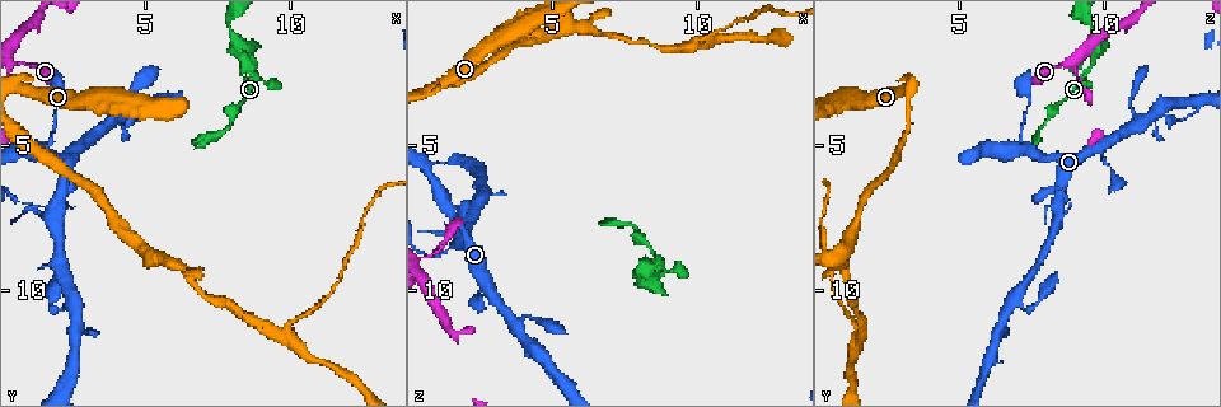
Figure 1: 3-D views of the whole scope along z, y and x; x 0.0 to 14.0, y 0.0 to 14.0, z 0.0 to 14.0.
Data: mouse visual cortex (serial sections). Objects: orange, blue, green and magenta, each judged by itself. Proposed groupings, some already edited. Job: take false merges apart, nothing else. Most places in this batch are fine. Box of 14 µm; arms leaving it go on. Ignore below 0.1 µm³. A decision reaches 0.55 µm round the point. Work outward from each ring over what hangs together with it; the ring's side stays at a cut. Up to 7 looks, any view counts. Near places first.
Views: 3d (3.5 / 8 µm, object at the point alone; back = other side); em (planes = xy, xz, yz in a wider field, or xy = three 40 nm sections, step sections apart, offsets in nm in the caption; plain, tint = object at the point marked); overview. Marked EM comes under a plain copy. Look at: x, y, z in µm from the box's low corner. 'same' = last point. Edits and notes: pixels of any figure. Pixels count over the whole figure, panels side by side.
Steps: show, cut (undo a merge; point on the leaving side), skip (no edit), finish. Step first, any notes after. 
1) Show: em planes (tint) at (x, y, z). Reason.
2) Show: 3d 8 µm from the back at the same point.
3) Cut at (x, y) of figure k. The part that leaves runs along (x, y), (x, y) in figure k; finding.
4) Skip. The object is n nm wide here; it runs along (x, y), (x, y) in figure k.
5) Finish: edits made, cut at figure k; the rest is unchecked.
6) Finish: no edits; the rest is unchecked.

Show: 3d 8 µm at (1.9, 7.4, 8.4). Branch point.

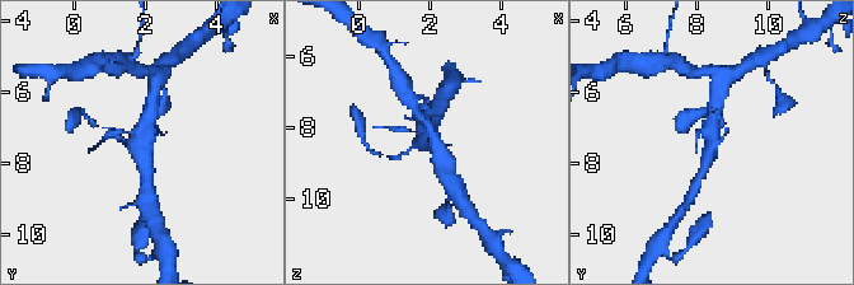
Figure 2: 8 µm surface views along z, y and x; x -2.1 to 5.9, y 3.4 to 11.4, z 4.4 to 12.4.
Show: 3d 3.5 µm at (1.9, 7.3, 8.4). Closer look.

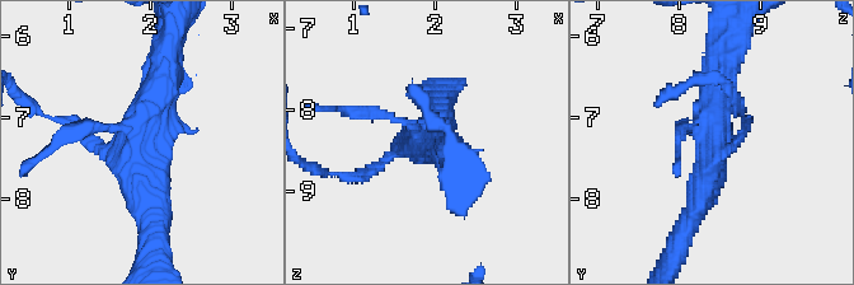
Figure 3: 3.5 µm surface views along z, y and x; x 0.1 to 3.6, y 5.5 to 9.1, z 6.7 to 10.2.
Show: em xy step 2 (tint) at (1.85, 7.35, 8.40).

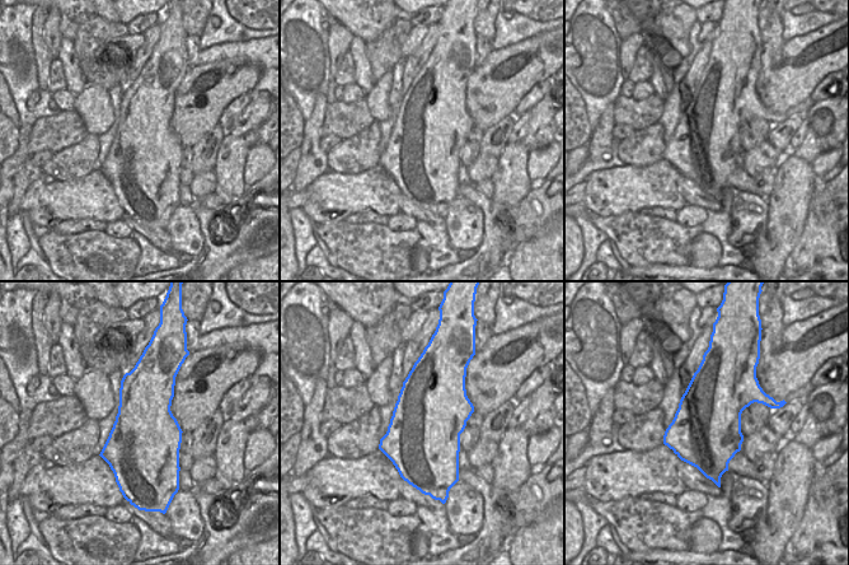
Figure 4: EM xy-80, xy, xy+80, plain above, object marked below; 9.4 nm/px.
Skip. One cell here.

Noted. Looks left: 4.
Show: 3d 3.5 µm at (8.4, 2.0, 9.6). Thick turns thin.

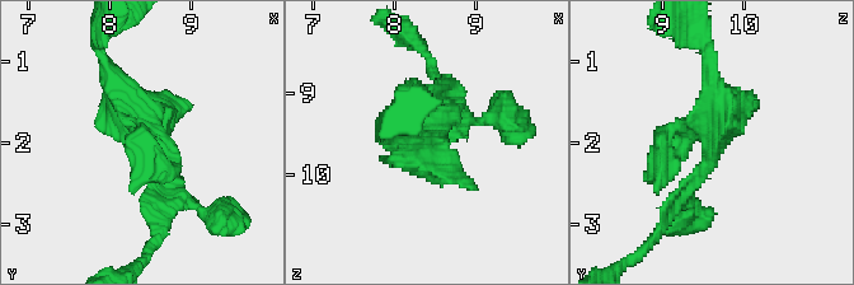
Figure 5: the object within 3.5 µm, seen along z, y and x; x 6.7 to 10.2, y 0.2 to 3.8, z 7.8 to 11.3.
Show: em planes (tint) at the same point.

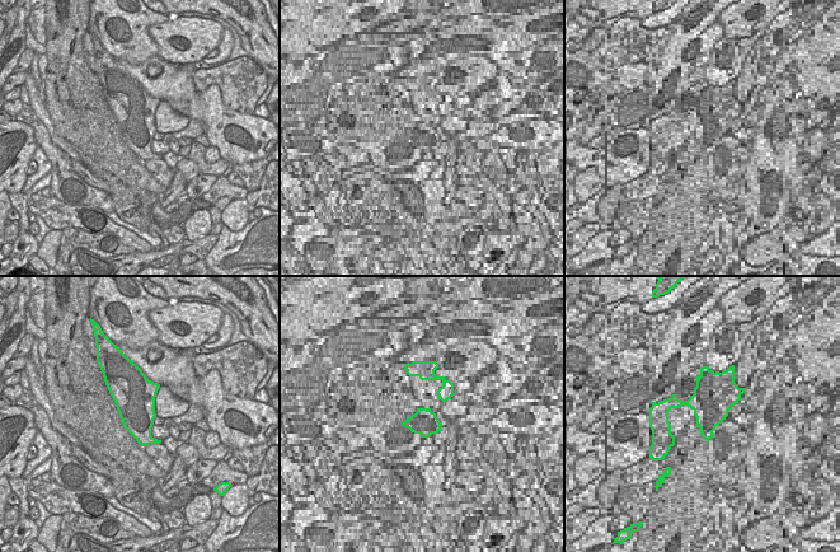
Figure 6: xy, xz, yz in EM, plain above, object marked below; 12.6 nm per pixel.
Show: em xy step 3 (tint) at the same point. Another direction.

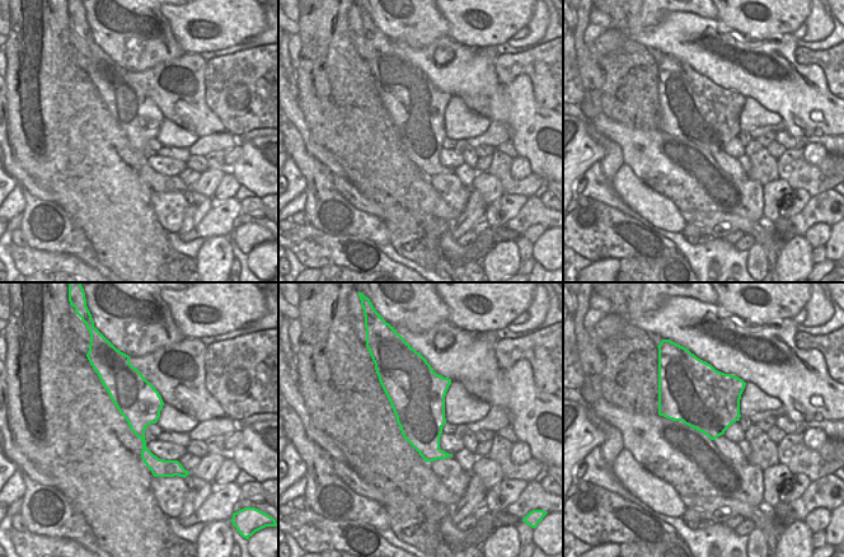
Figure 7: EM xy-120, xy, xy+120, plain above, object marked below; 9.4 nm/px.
Skip. It runs along (167, 215), (144, 126), (108, 71) in figure 5; all the same cell.

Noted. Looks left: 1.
Finish: no edits; the rest is unchecked.

